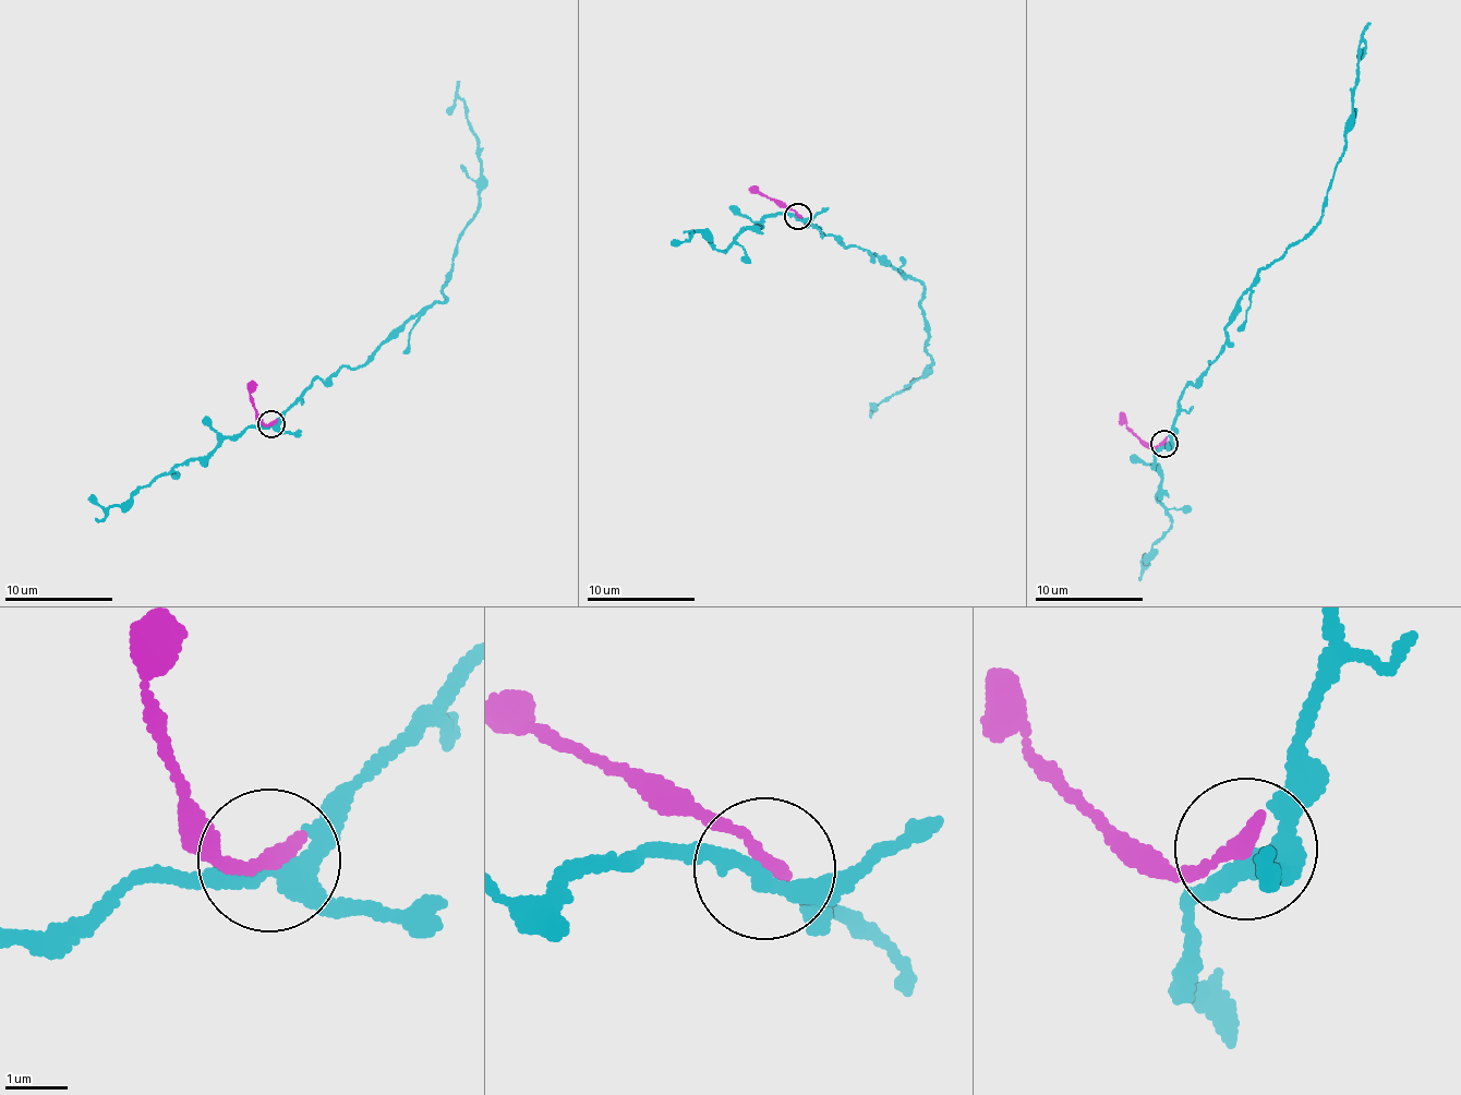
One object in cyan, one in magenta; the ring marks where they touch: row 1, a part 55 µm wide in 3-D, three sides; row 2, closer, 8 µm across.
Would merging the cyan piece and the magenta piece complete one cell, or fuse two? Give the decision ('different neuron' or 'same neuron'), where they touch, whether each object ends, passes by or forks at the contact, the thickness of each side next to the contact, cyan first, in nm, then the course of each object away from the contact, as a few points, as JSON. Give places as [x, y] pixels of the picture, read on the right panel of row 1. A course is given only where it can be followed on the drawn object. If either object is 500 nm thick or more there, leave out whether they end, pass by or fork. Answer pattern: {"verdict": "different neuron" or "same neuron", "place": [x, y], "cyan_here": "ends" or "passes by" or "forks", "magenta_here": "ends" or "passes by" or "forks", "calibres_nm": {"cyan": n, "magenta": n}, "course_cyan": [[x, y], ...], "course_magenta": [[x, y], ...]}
{"verdict": "same neuron", "place": [1163, 443], "cyan_here": "forks", "magenta_here": "ends", "calibres_nm": {"cyan": 240, "magenta": 280}, "course_cyan": [[1164, 444], [1187, 384], [1216, 360], [1235, 303], [1259, 271], [1324, 214], [1347, 143], [1363, 40], [1356, 59]], "course_magenta": [[1164, 444], [1155, 448], [1133, 434], [1120, 413]]}

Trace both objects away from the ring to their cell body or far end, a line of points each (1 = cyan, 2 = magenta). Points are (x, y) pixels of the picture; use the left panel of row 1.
1: (270, 424), (316, 378), (360, 369), (447, 298), (458, 237), (479, 201), (468, 105), (457, 98), (448, 112)
2: (270, 424), (263, 425), (254, 405), (251, 381)

